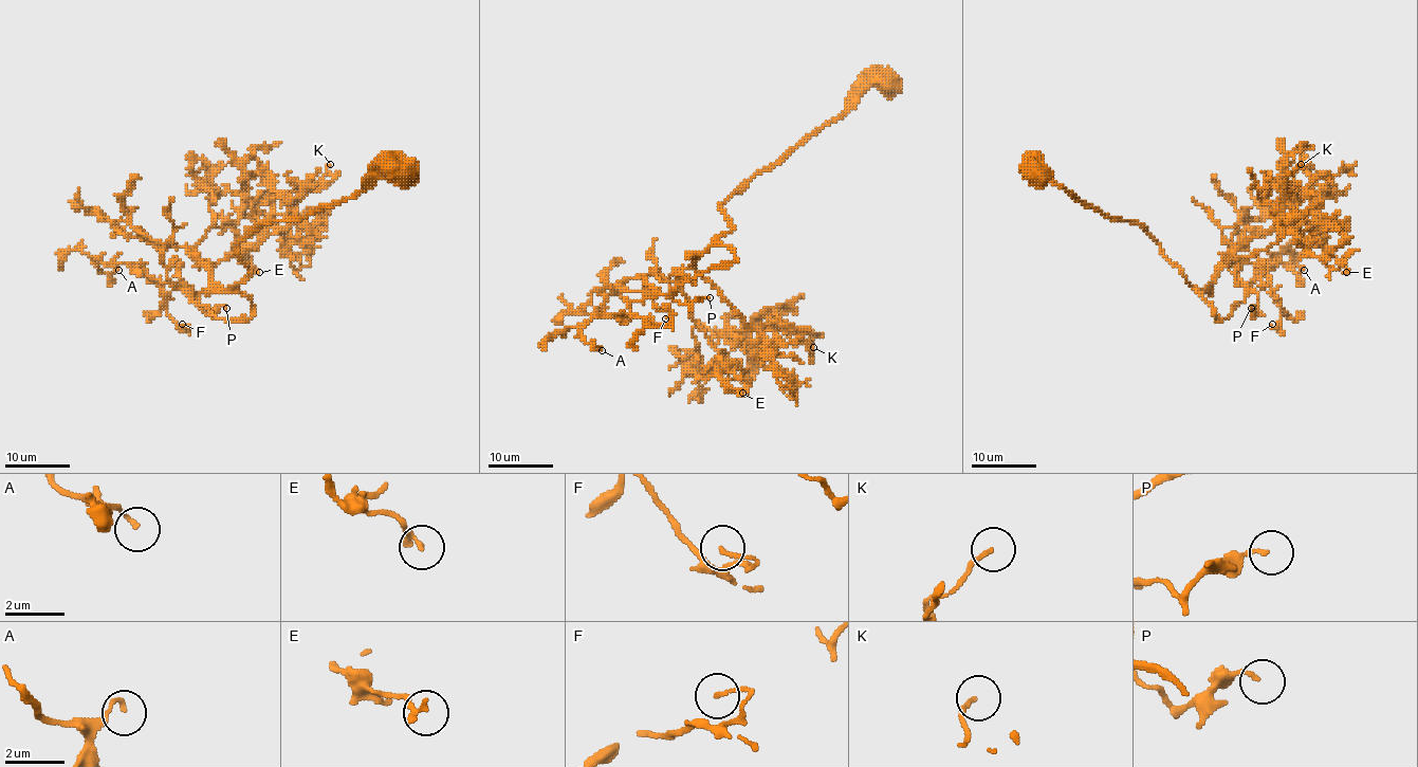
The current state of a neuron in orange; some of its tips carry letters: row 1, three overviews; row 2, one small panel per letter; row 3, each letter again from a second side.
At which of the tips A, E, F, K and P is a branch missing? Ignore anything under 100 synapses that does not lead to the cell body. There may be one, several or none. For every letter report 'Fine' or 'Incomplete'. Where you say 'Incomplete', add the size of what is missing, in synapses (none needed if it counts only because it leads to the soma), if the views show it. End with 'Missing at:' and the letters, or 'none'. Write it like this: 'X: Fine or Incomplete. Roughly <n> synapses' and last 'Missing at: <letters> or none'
A: Fine
E: Fine
F: Fine
K: Fine
P: Fine
Missing at: none

